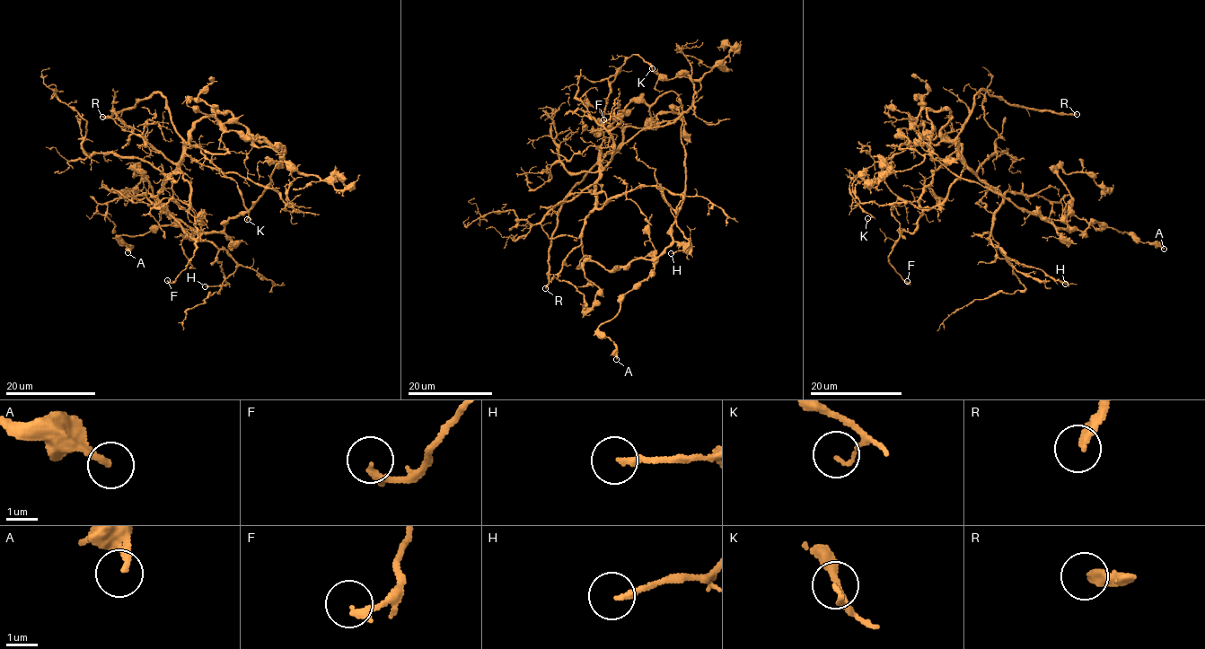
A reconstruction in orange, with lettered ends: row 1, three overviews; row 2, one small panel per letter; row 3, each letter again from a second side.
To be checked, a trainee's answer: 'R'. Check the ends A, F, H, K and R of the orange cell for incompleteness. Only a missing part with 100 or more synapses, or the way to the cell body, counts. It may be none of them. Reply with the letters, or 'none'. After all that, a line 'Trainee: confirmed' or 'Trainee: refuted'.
R
Trainee: confirmed

